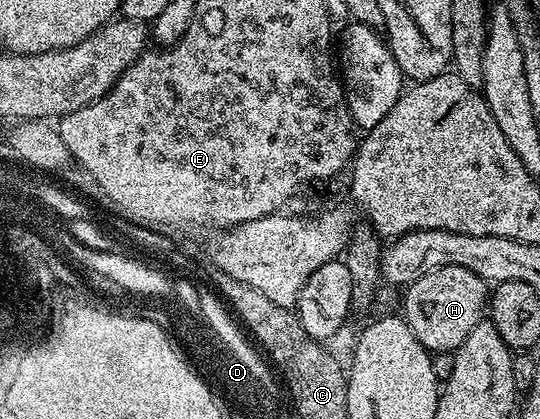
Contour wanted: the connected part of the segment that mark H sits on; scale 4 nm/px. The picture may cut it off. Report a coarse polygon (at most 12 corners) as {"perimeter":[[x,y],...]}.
{"perimeter":[[466,266],[407,285],[402,318],[432,354],[485,319],[489,285]]}

